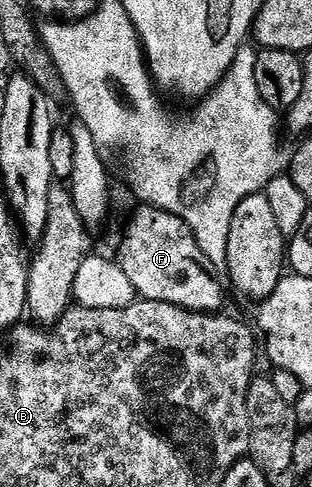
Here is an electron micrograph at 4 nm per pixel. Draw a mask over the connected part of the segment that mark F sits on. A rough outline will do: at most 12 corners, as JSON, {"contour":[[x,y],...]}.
{"contour":[[145,203],[117,263],[144,300],[218,313],[224,281],[177,214]]}

